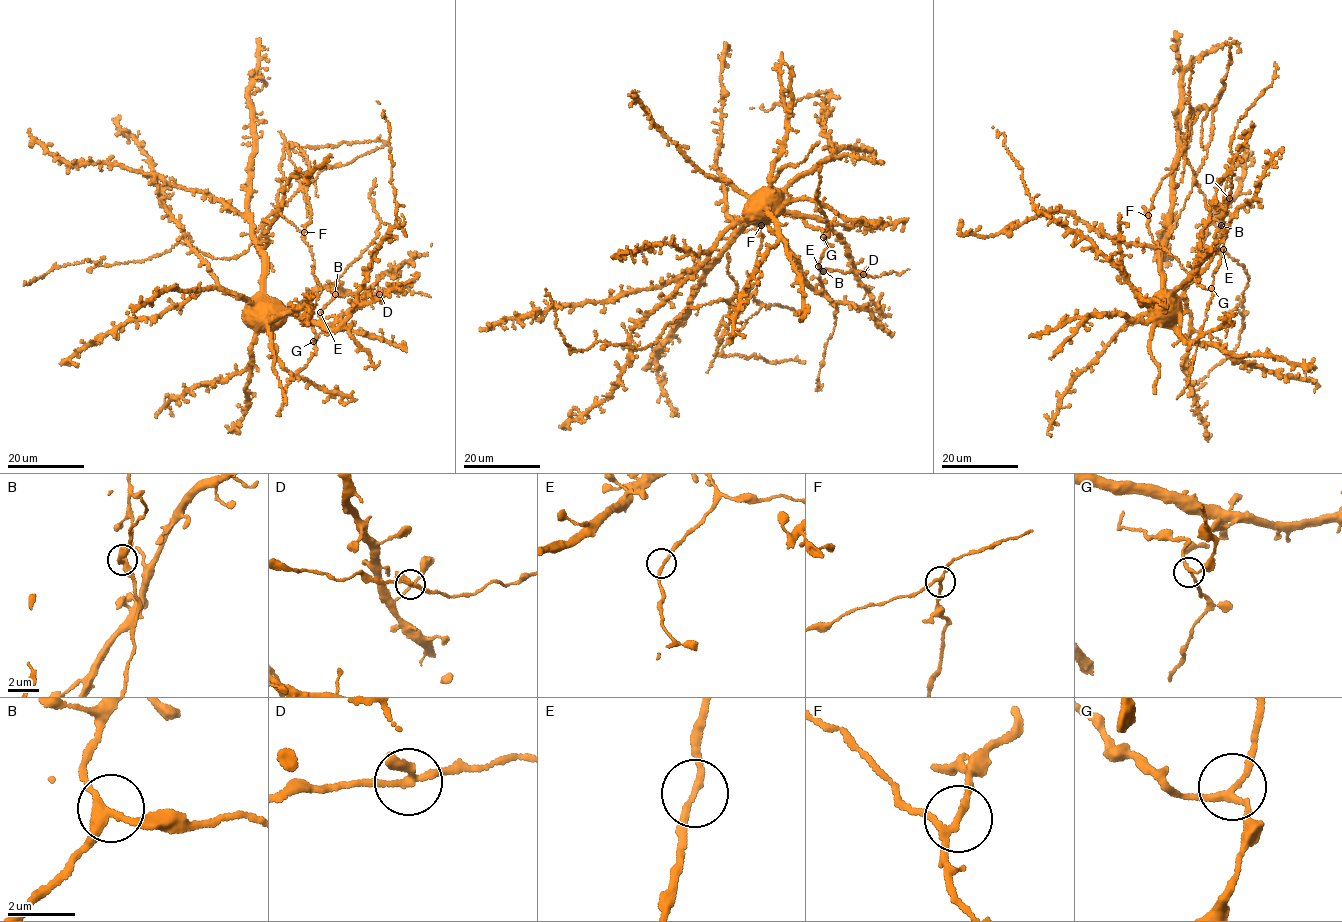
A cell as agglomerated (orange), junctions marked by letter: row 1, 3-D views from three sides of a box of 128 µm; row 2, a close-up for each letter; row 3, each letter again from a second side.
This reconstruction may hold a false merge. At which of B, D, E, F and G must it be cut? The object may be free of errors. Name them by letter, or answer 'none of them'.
F

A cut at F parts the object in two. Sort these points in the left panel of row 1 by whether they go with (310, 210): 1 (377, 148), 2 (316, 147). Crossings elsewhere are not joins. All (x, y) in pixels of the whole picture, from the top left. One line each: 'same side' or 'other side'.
1: same side
2: same side

